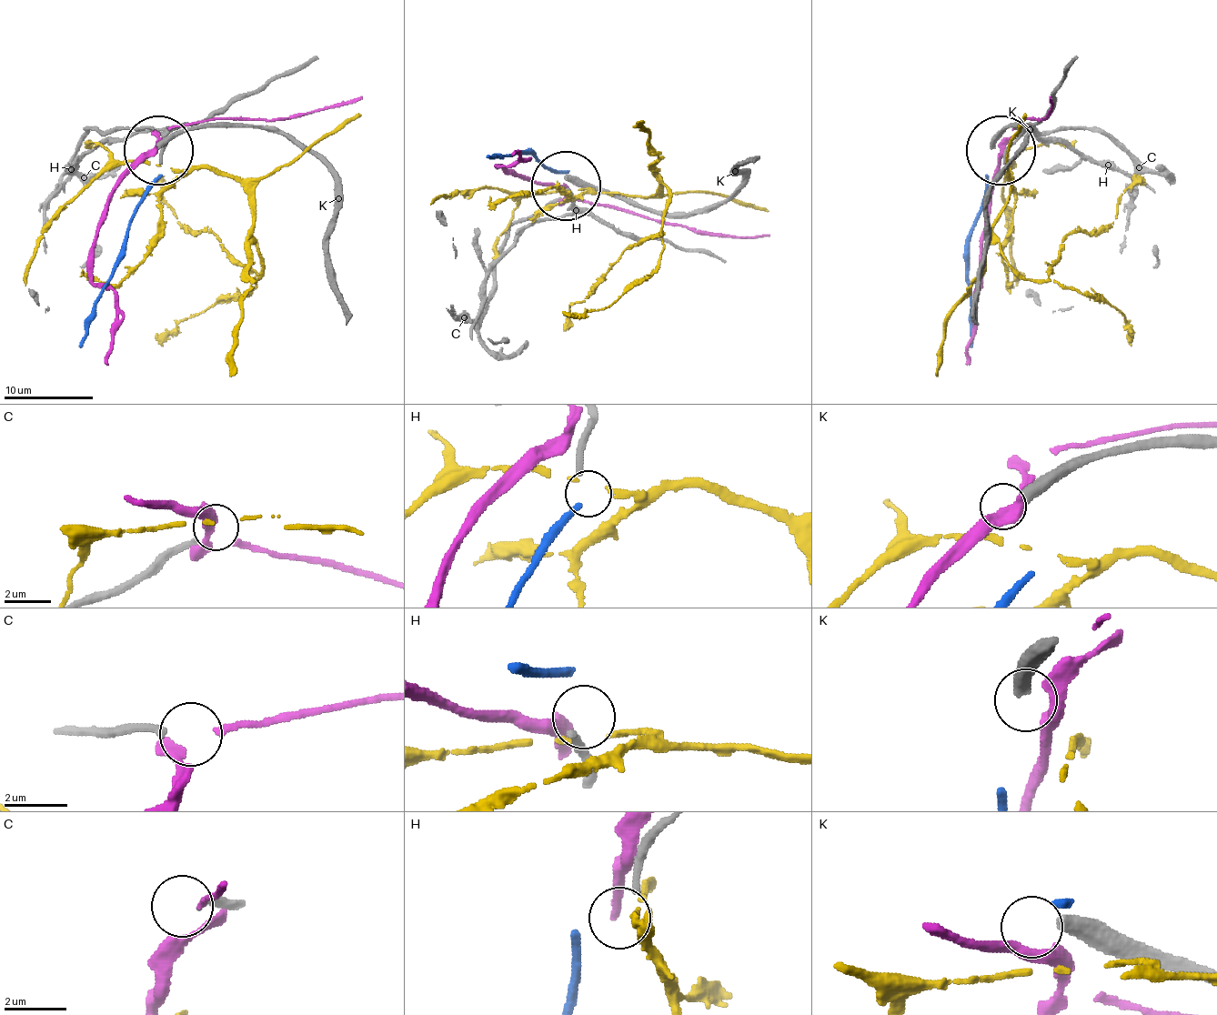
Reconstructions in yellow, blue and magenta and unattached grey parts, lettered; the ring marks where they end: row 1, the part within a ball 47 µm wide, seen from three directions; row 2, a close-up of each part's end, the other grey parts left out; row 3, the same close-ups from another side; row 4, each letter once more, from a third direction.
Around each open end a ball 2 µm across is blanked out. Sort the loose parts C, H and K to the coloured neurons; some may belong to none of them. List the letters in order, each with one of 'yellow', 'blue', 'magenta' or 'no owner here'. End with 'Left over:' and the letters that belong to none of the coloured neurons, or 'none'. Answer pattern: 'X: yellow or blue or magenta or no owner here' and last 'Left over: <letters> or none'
C: no owner here
H: no owner here
K: no owner here
Left over: C, H, K

